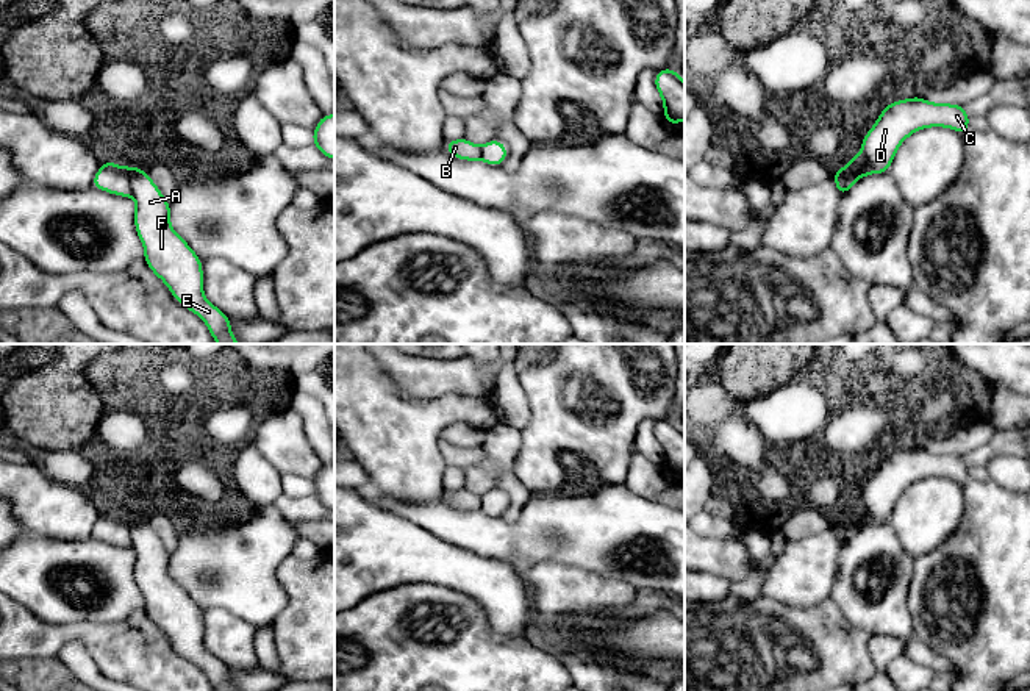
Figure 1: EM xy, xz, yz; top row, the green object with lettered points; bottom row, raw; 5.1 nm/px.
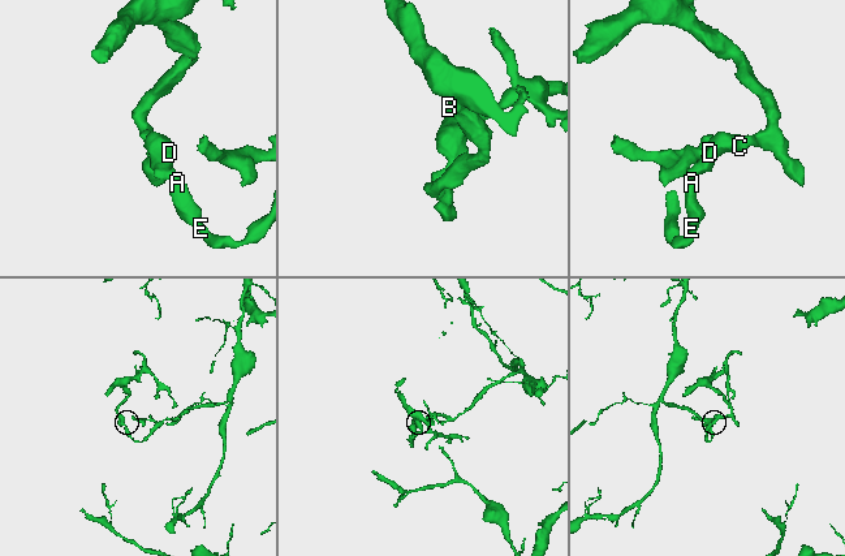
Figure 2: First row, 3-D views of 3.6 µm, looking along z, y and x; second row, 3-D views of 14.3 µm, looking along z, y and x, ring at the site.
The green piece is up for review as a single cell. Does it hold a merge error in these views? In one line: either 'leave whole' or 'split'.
split

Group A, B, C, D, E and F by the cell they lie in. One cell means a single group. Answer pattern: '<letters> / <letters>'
A E F / B C D

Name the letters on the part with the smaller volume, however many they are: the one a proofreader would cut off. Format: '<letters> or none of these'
B, C, D

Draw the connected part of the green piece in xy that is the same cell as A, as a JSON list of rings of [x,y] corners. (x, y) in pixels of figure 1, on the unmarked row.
[[[131,517],[130,538],[134,542],[134,578],[144,596],[144,611],[150,621],[164,632],[173,649],[197,664],[208,677],[214,691],[238,691],[231,683],[231,671],[222,660],[209,653],[203,644],[205,625],[202,610],[189,594],[170,577],[170,553],[156,533],[142,517]]]

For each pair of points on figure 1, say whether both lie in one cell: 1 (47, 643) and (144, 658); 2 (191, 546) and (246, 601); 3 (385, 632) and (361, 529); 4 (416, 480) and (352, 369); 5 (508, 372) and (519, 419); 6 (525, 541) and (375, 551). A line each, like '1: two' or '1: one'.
1: one
2: one
3: two
4: one
5: one
6: two

